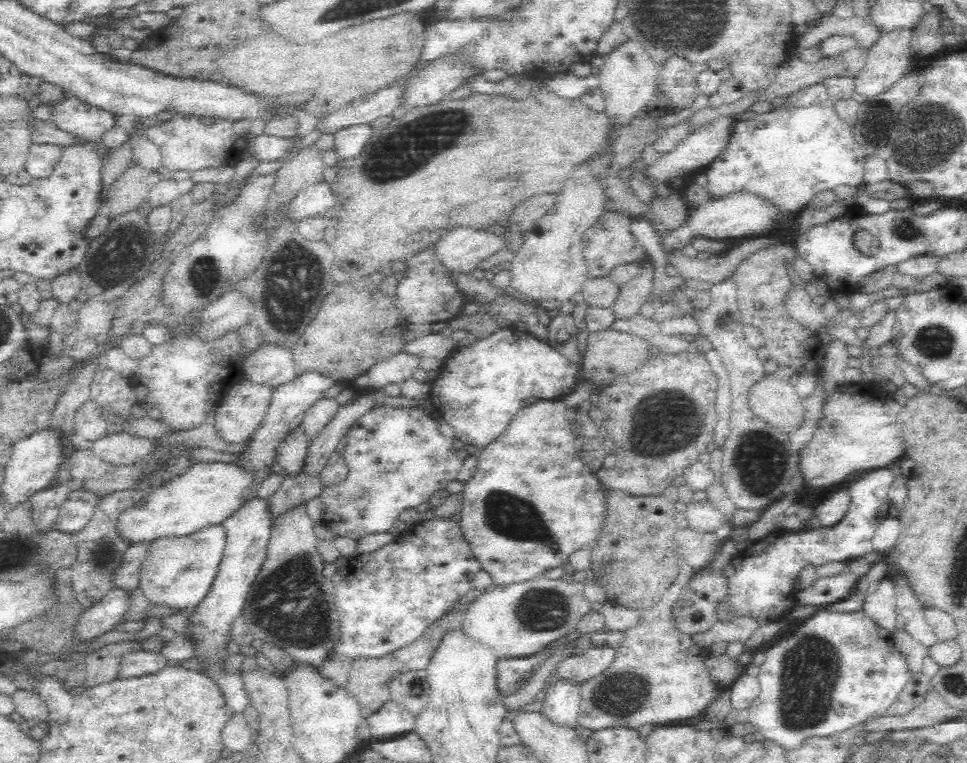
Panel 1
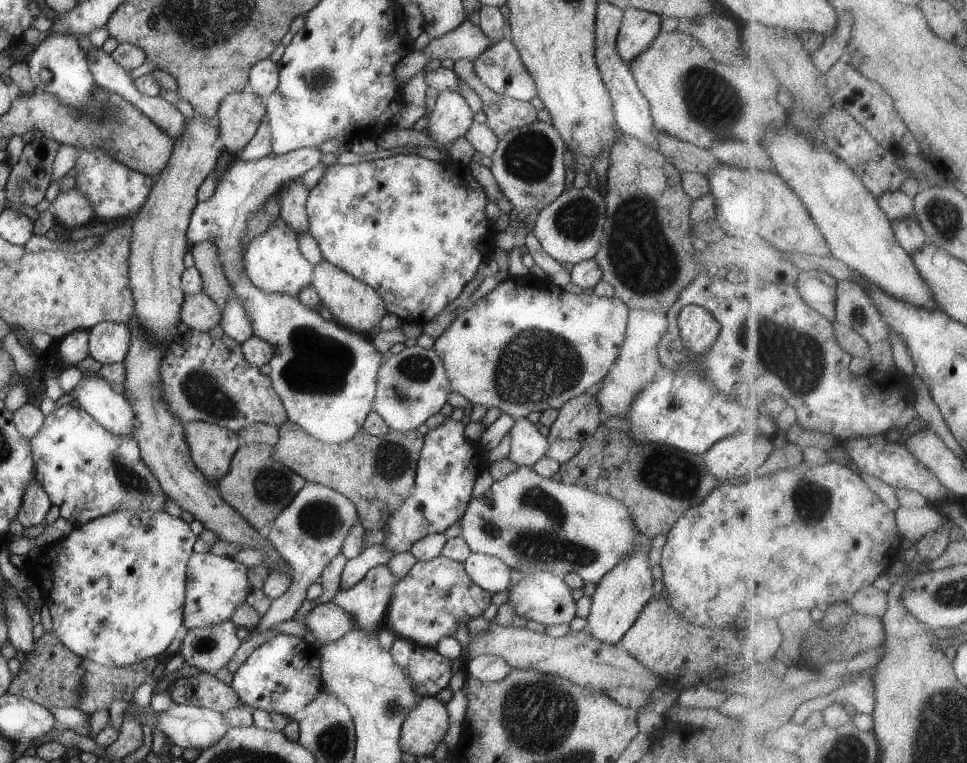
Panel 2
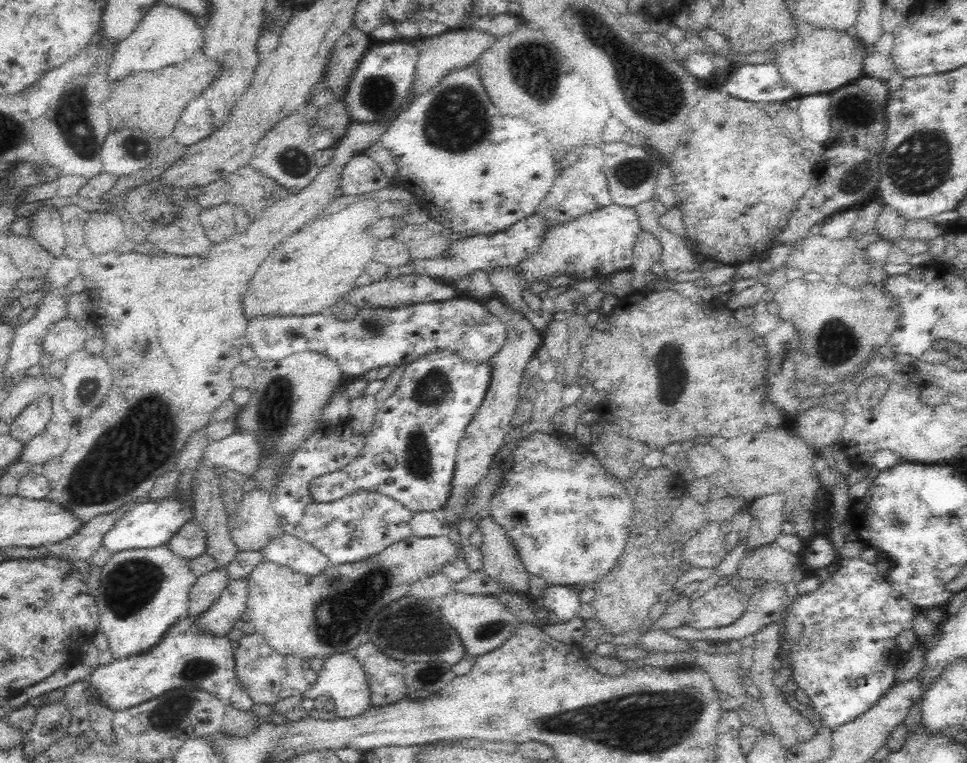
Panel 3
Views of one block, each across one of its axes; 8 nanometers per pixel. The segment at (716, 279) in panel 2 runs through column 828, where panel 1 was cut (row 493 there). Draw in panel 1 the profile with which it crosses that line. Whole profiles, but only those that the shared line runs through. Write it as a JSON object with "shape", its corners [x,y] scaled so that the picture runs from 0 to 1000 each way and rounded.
{"shape":[[[386,531],[384,535],[381,535],[378,540],[375,540],[372,548],[368,548],[368,550],[364,553],[364,558],[358,566],[358,575],[357,592],[355,595],[360,615],[358,624],[356,624],[355,629],[349,630],[347,633],[335,636],[331,642],[331,647],[327,650],[329,659],[331,659],[331,667],[333,667],[333,674],[331,674],[330,682],[332,682],[339,697],[343,697],[345,702],[350,704],[372,708],[373,705],[384,700],[402,697],[405,689],[407,689],[407,685],[412,682],[412,676],[414,676],[420,666],[429,666],[432,661],[436,661],[436,658],[447,657],[449,645],[457,641],[460,642],[465,630],[473,629],[472,624],[474,624],[474,617],[480,608],[480,604],[476,603],[476,600],[472,596],[474,583],[471,578],[461,575],[461,573],[453,565],[450,544],[444,544],[432,533],[415,535]]]}

